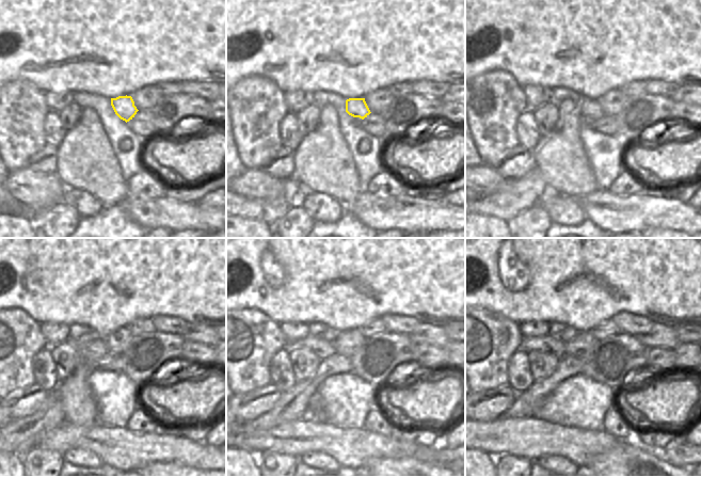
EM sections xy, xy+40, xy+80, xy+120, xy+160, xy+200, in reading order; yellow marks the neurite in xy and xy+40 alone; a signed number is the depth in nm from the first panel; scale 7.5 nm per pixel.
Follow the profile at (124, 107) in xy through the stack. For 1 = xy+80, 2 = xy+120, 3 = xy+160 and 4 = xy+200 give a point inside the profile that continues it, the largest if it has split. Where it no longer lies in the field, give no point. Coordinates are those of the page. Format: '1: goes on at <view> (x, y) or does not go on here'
1: goes on at xy+80 (589, 108)
2: goes on at xy+120 (97, 348)
3: goes on at xy+160 (321, 348)
4: goes on at xy+200 (546, 344)

